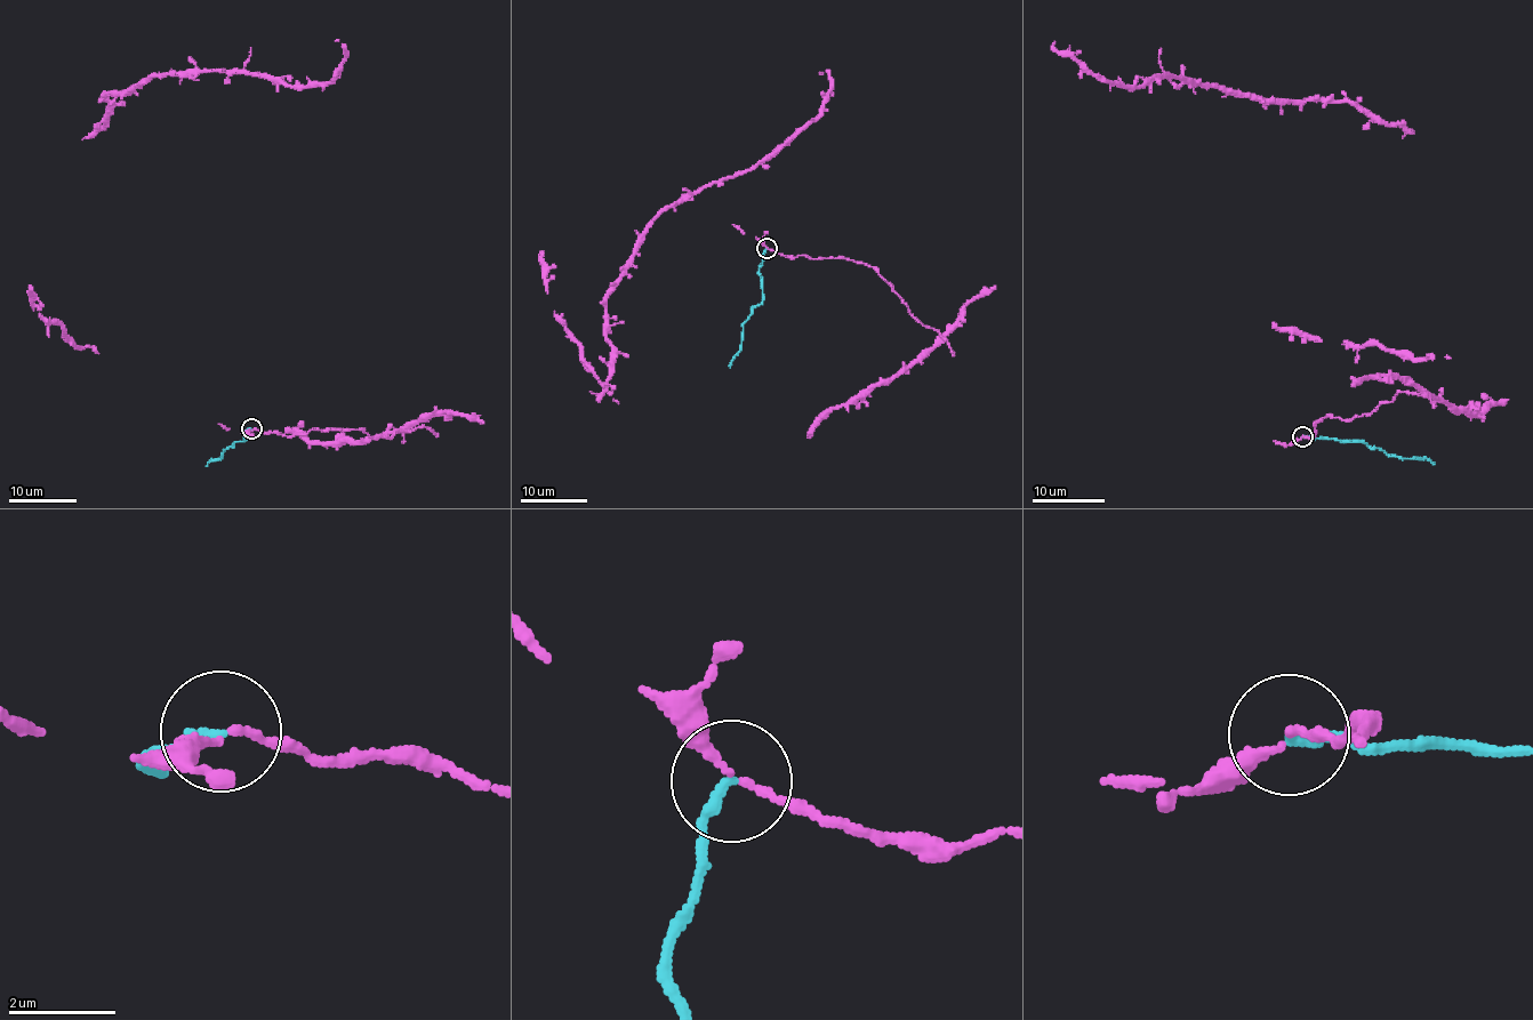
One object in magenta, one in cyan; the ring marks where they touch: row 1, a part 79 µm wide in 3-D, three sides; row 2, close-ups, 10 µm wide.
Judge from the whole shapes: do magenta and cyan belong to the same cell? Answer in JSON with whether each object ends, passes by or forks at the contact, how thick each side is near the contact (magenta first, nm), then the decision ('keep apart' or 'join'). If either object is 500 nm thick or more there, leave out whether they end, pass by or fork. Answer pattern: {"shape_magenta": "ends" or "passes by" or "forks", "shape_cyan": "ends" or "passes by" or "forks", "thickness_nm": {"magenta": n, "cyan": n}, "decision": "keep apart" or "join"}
{"shape_magenta": "passes by", "shape_cyan": "ends", "thickness_nm": {"magenta": 130, "cyan": 200}, "decision": "keep apart"}

